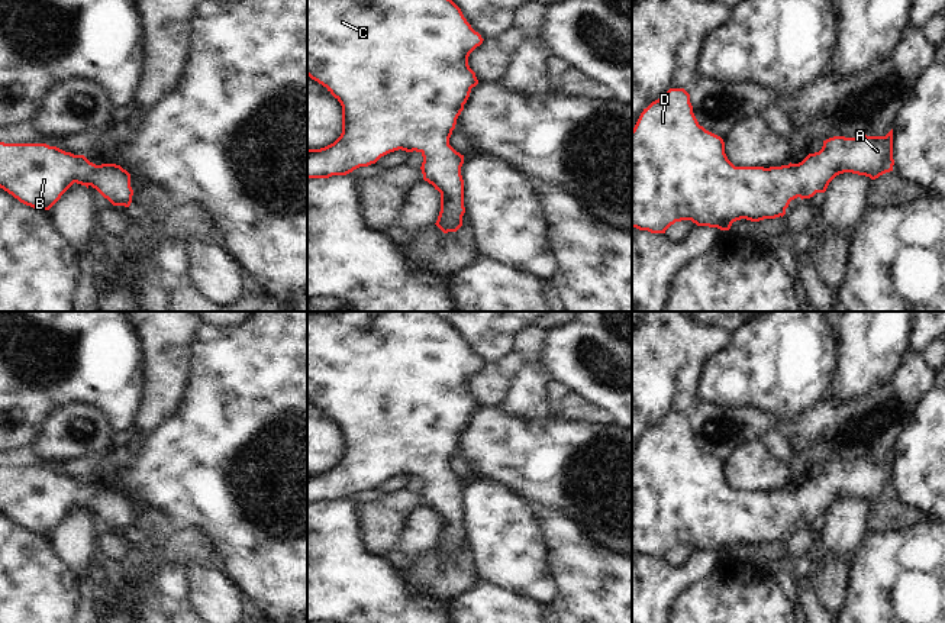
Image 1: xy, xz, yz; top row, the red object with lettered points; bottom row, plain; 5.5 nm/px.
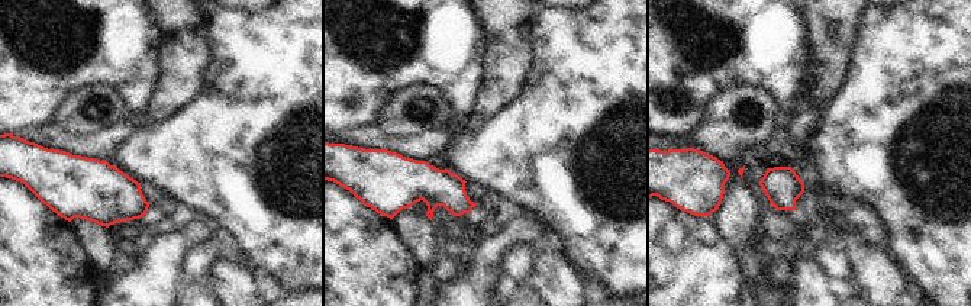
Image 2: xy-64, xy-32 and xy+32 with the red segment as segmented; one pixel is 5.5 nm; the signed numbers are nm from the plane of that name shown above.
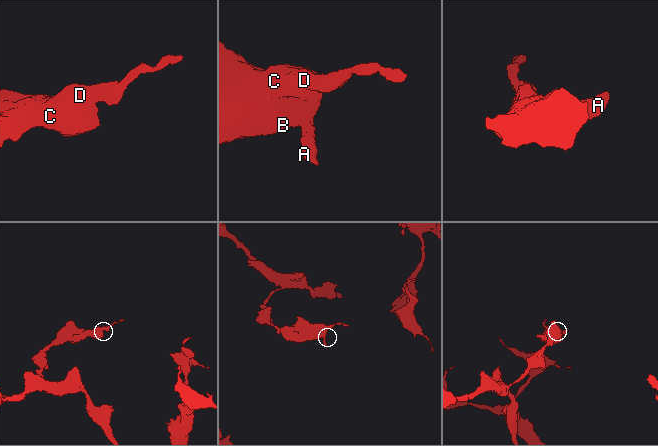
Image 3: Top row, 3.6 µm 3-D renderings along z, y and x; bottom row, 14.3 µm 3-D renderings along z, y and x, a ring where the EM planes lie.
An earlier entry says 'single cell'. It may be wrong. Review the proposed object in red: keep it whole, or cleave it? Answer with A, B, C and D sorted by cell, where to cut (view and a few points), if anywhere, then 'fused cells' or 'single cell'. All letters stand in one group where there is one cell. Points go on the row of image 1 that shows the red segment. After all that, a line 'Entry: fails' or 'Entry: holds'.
A B C D | no cut | single cell
Entry: holds

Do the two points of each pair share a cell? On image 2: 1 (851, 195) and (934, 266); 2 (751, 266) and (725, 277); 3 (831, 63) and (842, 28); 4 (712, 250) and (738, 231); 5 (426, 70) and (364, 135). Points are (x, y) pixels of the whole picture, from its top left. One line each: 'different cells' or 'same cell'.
1: same cell
2: different cells
3: same cell
4: different cells
5: different cells

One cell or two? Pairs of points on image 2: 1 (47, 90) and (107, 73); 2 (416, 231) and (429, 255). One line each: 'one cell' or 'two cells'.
1: one cell
2: one cell

